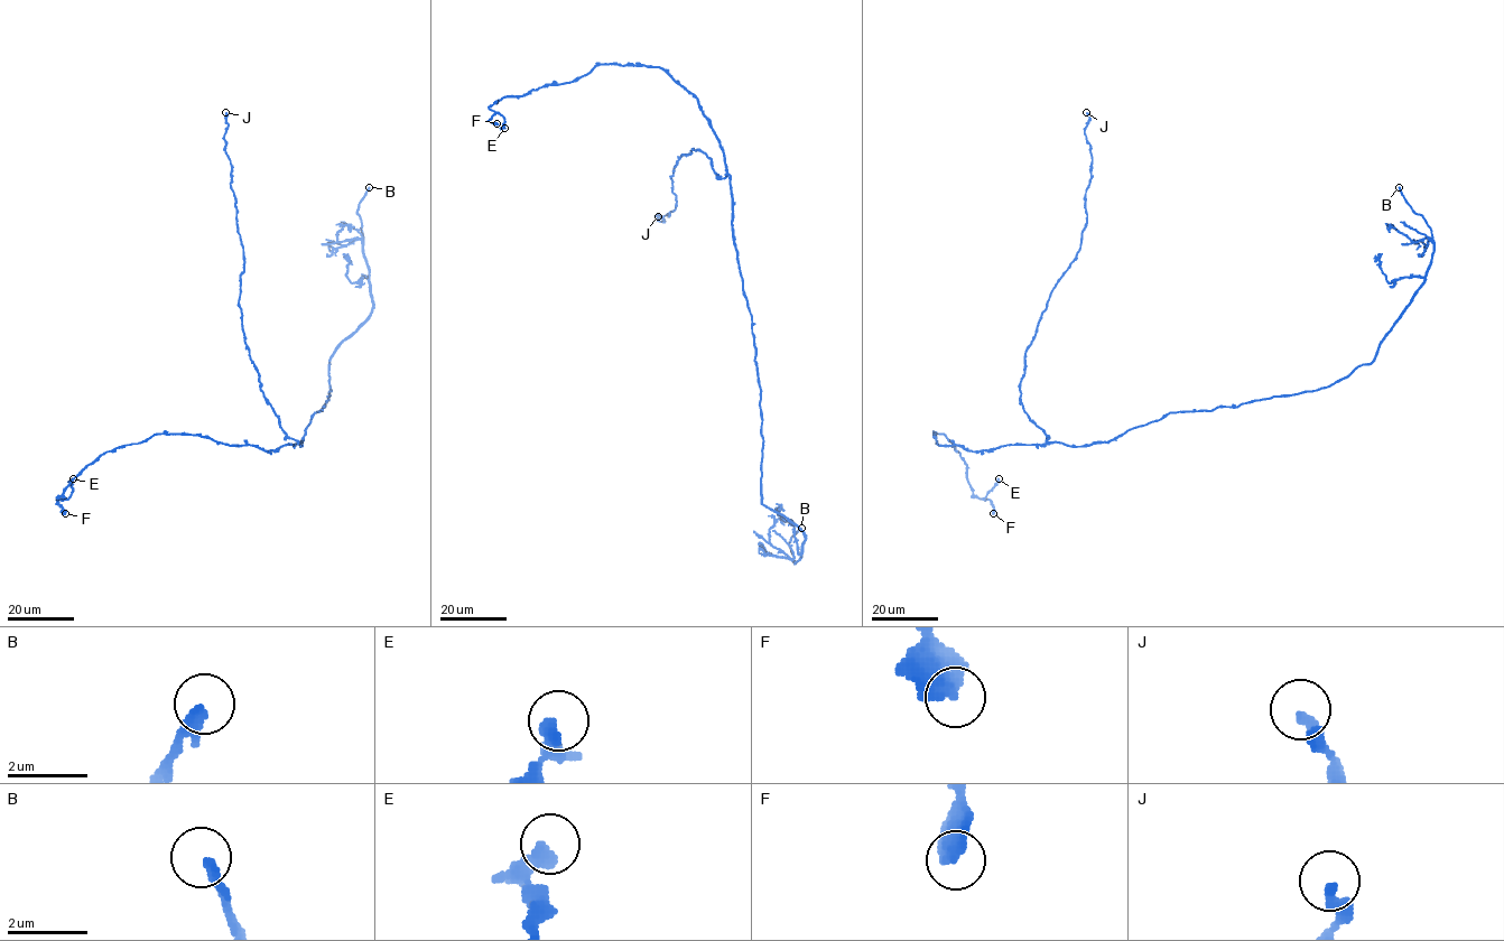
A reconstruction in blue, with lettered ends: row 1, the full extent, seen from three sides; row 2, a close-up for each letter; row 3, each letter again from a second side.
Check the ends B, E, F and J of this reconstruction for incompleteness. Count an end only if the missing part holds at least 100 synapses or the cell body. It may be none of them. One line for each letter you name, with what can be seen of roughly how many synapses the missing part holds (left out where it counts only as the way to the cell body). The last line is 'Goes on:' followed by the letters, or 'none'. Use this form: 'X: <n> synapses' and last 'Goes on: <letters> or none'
Goes on: B

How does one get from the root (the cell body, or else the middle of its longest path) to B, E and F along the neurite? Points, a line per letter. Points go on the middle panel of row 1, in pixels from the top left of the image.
B: (739, 266), (760, 389), (761, 500), (804, 533), (801, 557), (795, 564), (789, 543), (801, 528)
E: (739, 266), (723, 149), (698, 100), (660, 68), (597, 64), (572, 81), (504, 96), (489, 108), (504, 128)
F: (739, 266), (723, 149), (698, 100), (660, 68), (597, 64), (572, 81), (504, 96), (489, 108), (497, 123)

